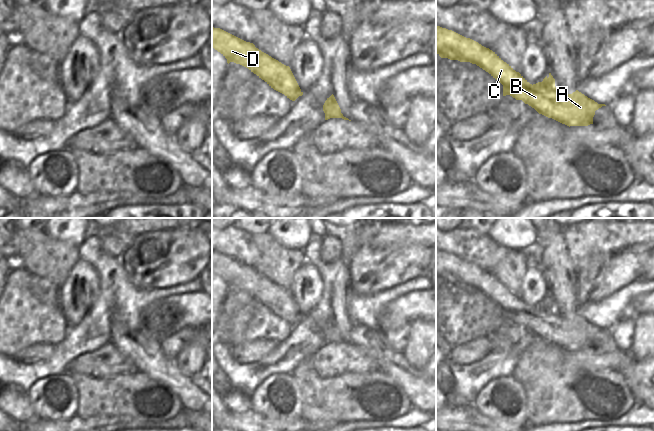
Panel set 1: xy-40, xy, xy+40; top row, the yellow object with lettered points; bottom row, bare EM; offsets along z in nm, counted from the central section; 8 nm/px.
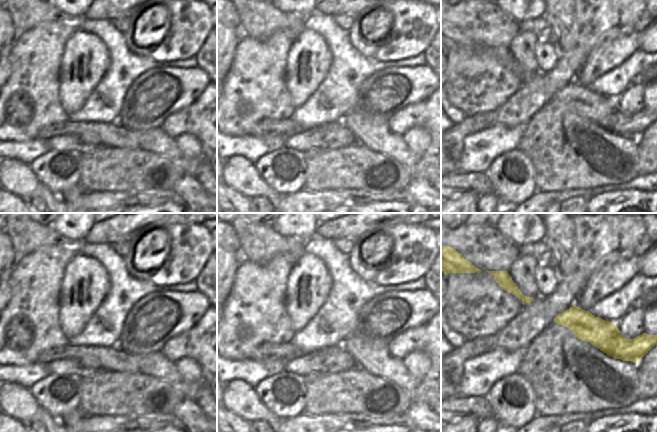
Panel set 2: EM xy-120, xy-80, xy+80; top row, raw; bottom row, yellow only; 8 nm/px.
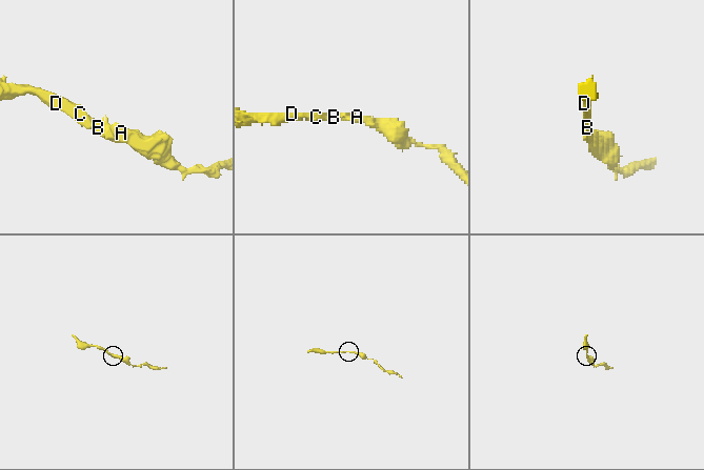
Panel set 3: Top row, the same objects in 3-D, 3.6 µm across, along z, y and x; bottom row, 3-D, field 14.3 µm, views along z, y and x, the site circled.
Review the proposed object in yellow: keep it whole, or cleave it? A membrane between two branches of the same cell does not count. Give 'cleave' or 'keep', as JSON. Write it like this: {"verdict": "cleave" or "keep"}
{"verdict": "keep"}

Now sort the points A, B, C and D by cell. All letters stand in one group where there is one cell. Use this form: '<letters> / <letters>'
A B C D

